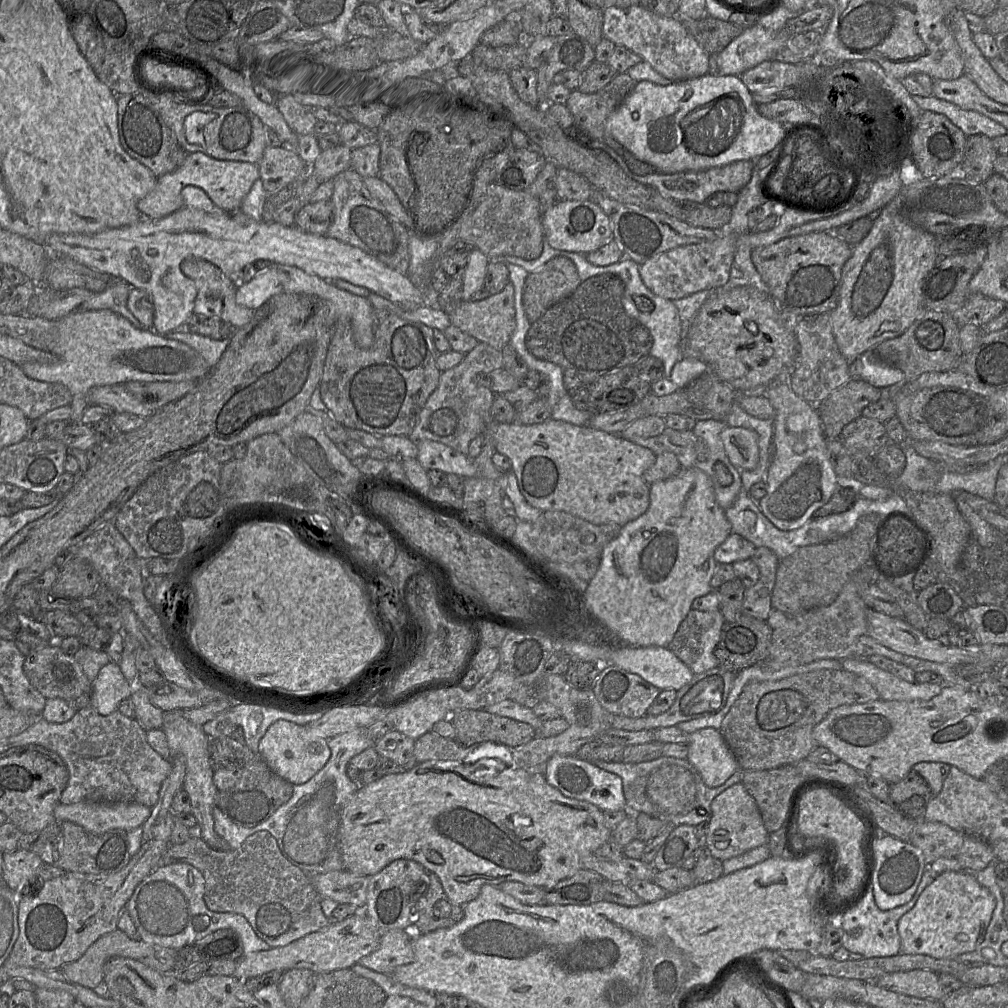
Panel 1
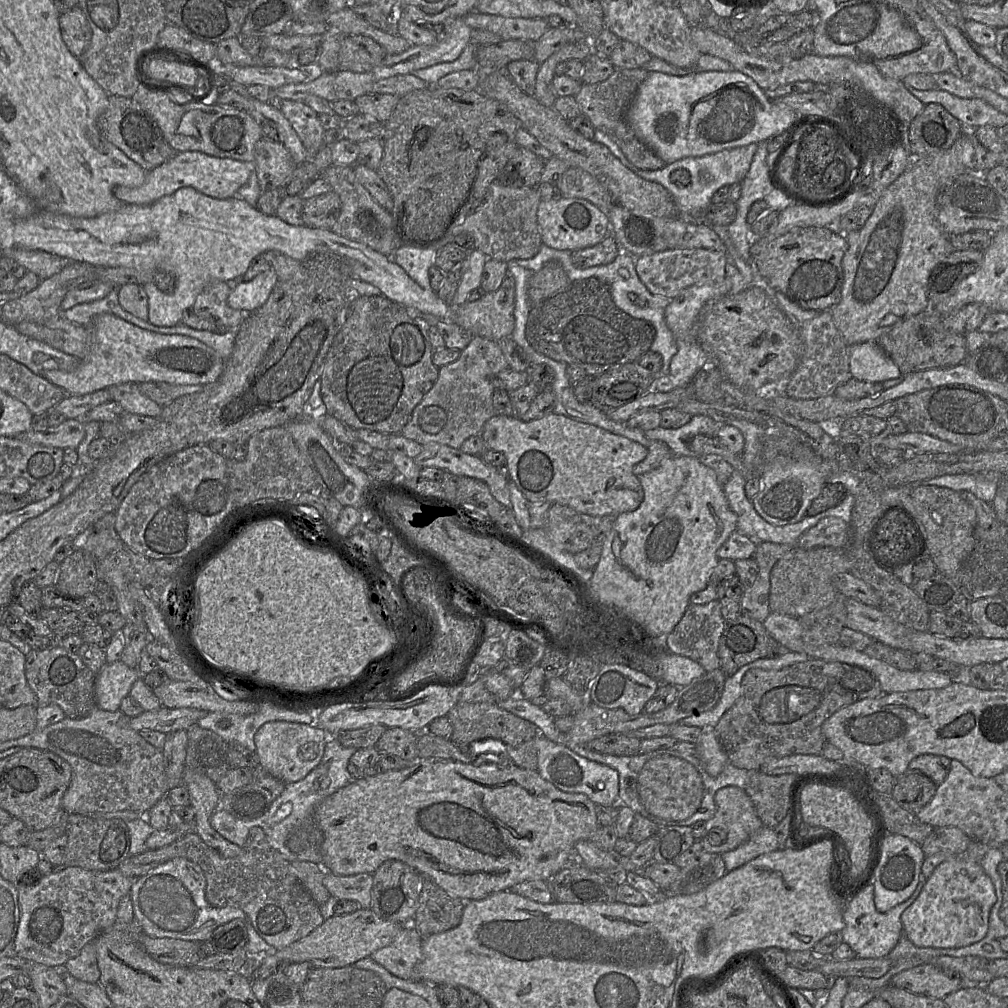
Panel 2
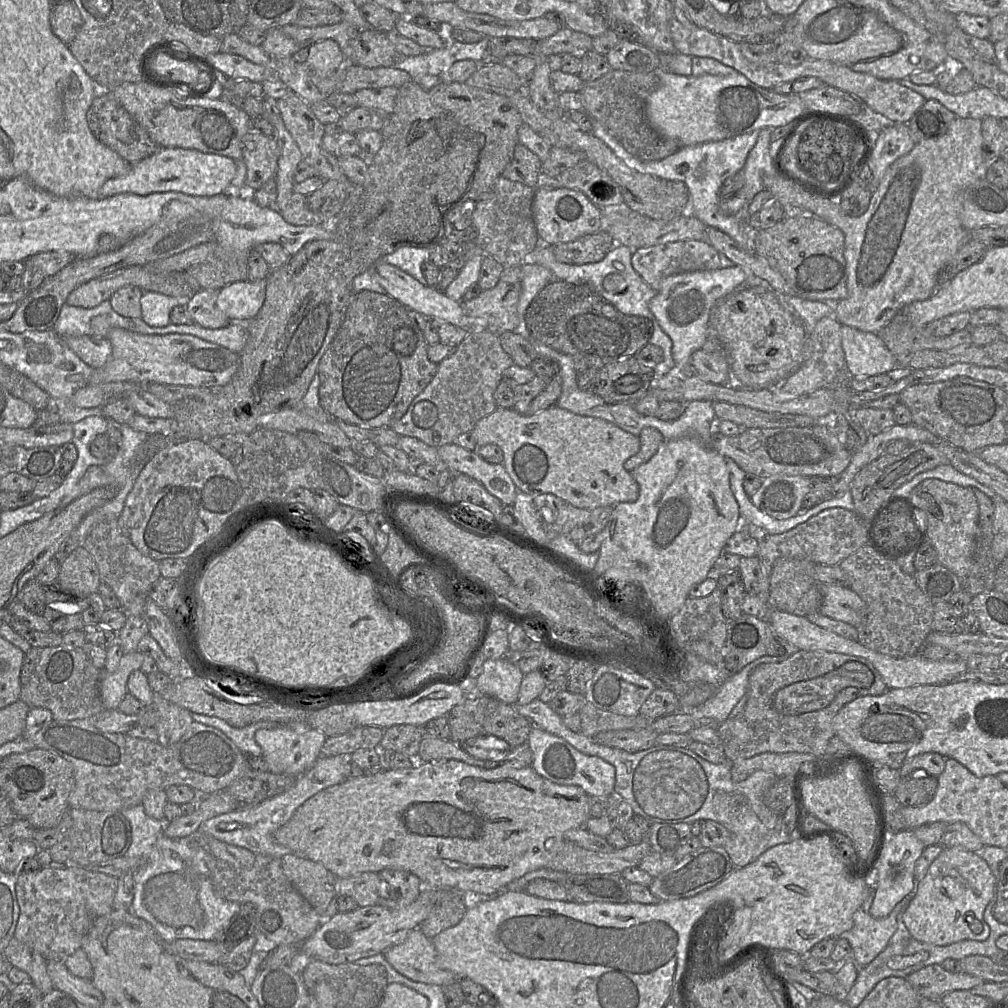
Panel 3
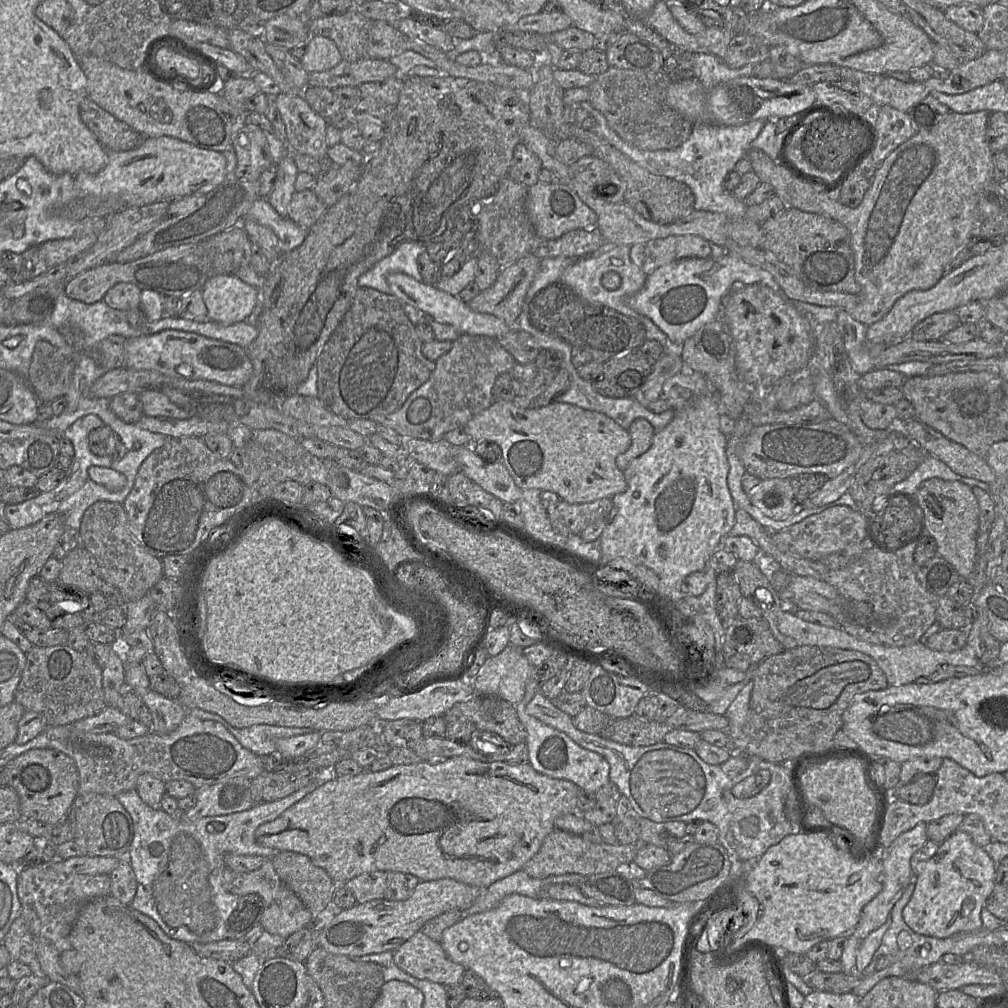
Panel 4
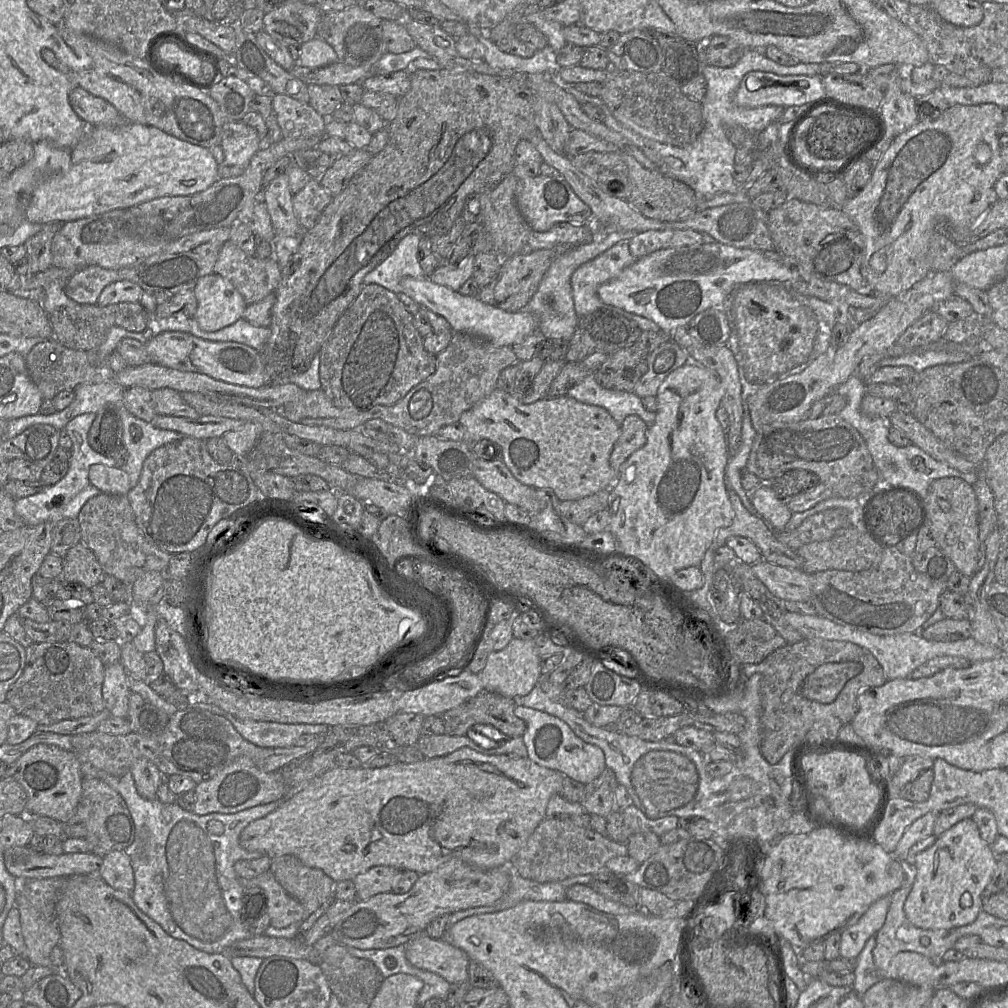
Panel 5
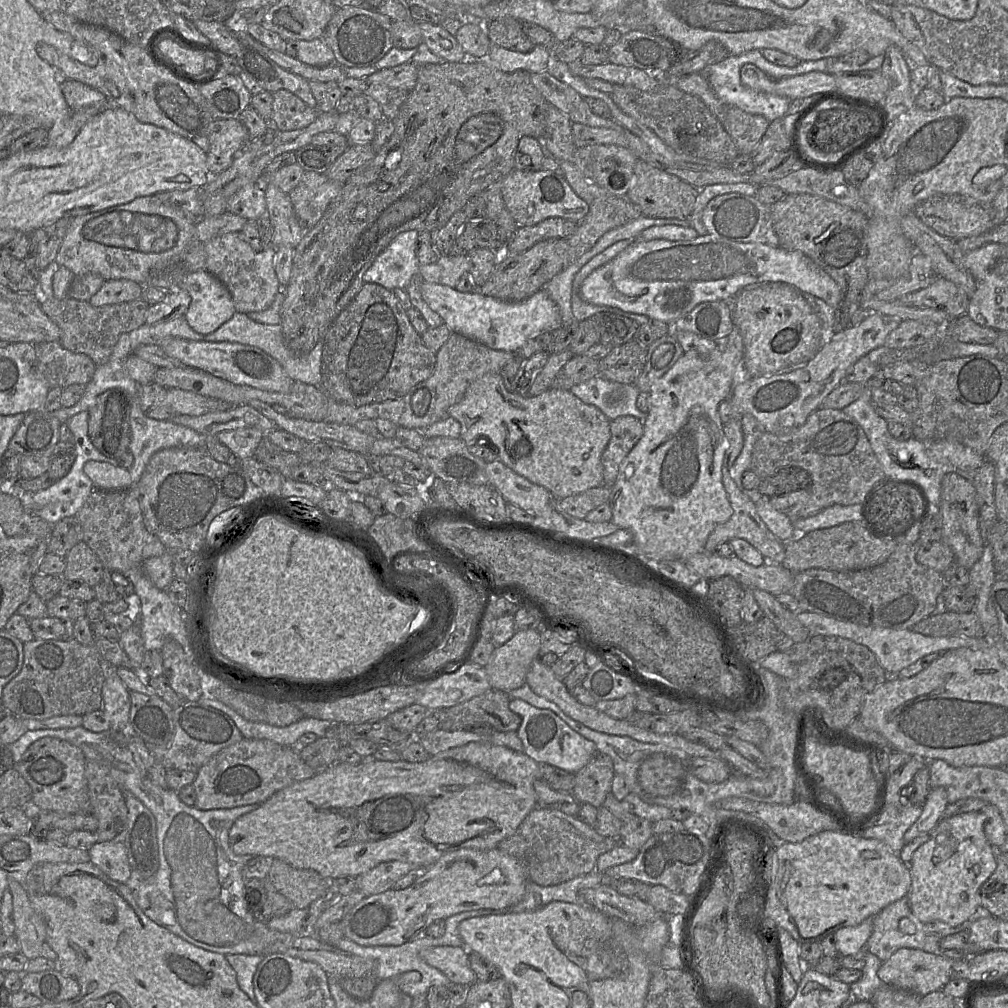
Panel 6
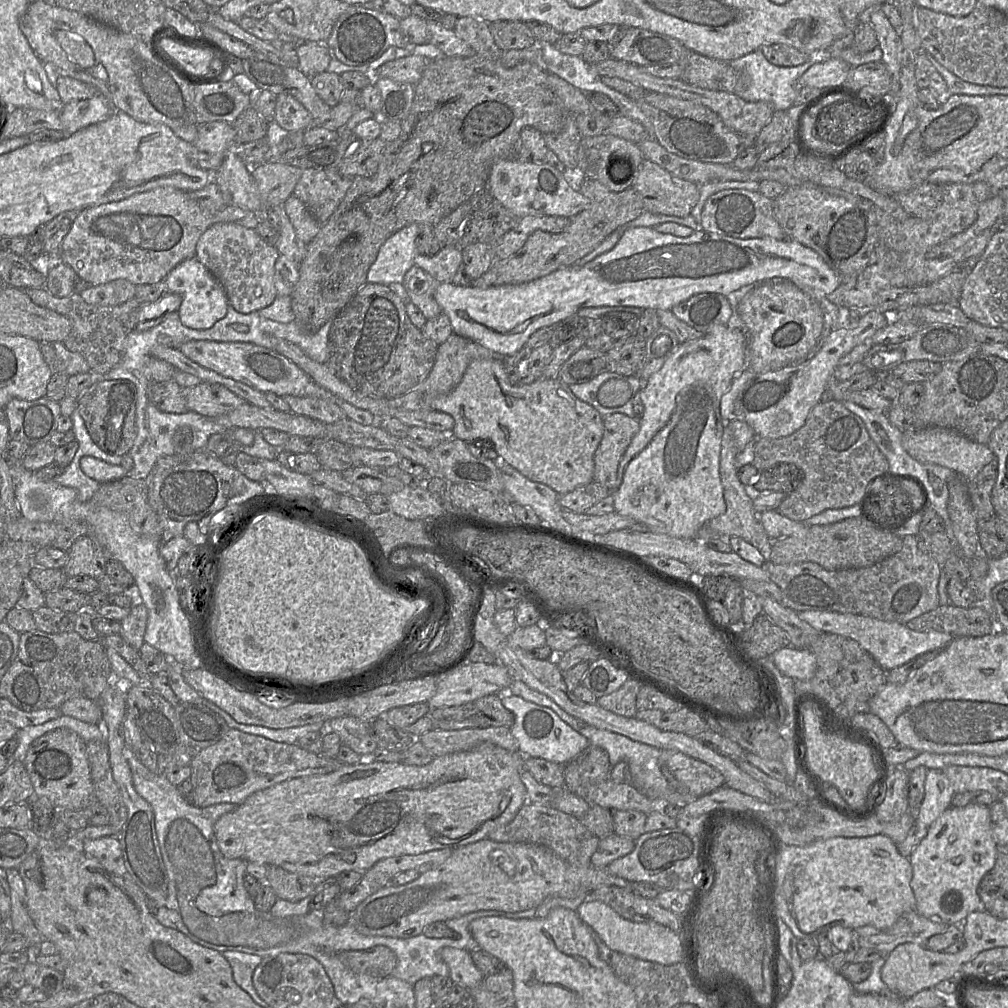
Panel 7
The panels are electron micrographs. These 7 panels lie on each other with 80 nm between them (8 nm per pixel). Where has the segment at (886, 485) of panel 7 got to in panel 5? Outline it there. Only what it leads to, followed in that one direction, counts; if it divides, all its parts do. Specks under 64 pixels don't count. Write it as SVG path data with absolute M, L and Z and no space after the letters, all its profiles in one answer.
M892 491L877 496L868 512L872 532L883 542L883 546L896 546L919 529L920 506L911 494Z

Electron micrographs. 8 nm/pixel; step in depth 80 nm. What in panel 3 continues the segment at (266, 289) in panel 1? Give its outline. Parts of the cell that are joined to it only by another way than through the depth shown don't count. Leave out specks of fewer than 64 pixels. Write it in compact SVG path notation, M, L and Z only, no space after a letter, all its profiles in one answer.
M266 280L235 281L219 290L218 308L231 322L247 323L261 309L266 295Z

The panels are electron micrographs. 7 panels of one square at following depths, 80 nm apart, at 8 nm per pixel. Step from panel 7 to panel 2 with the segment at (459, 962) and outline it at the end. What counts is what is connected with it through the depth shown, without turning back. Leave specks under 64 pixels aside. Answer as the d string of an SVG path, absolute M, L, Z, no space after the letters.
M405 925L390 945L377 950L370 958L392 975L413 980L413 969L422 959L422 940L413 926Z

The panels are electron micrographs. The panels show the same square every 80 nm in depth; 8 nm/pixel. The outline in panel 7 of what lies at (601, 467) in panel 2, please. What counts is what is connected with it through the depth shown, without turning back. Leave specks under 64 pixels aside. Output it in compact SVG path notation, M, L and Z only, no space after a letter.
M504 359L475 360L469 364L461 382L448 394L438 396L431 409L451 415L455 421L451 435L466 443L490 441L499 457L528 479L543 483L559 495L593 481L594 455L602 440L602 415L577 398L558 377L539 378L530 384L513 385L504 367Z

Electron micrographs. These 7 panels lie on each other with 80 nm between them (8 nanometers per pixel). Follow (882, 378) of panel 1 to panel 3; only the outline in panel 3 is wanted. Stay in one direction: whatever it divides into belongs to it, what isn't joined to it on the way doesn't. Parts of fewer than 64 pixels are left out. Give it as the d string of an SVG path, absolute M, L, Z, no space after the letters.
M846 325L840 330L846 367L854 378L865 379L897 367L896 357L875 333Z

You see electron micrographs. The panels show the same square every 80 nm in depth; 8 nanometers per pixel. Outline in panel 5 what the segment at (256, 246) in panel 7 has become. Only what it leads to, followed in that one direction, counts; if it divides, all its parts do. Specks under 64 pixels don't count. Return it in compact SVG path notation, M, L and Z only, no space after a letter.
M228 240L219 251L213 273L229 280L249 305L276 291L281 280L280 269L274 256L259 259L247 255Z

